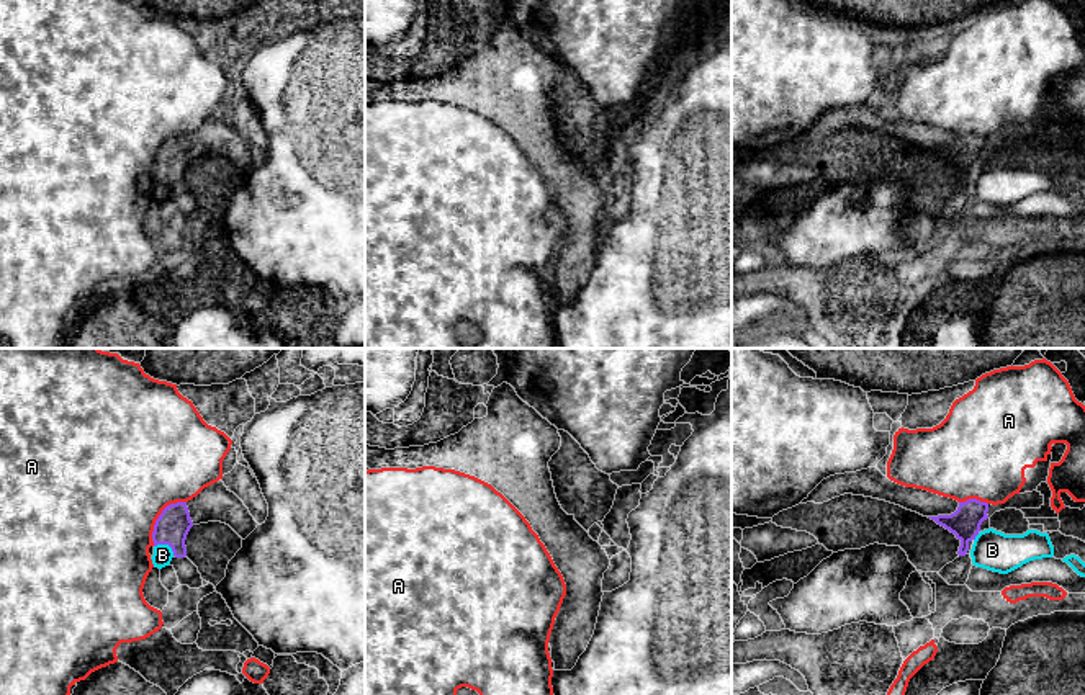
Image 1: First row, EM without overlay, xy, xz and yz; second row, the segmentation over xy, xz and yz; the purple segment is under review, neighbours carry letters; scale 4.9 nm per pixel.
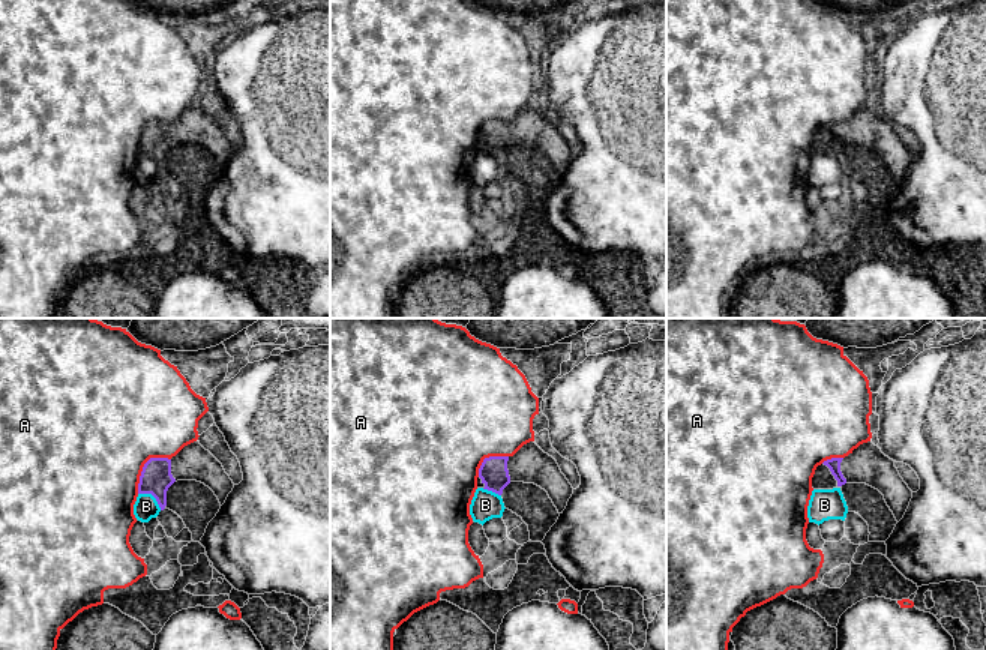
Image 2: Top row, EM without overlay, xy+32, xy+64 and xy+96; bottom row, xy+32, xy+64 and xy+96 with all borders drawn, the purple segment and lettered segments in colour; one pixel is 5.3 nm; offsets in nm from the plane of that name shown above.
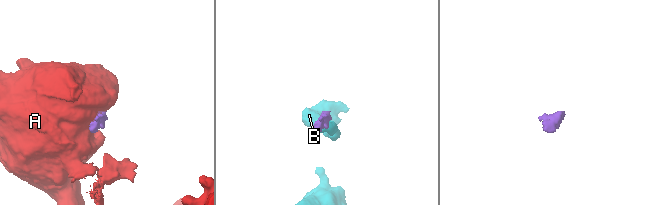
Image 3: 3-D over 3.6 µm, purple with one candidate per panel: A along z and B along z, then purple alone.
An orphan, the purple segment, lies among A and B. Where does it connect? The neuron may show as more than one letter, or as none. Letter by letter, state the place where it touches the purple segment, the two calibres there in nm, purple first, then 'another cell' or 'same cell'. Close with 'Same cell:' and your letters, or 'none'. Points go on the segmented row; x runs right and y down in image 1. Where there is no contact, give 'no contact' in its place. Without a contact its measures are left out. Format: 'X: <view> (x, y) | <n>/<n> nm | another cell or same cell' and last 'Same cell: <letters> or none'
A: xy (159, 517) | 160/480 nm | another cell
B: xy (166, 543) | 160/100 nm | another cell
Same cell: none

